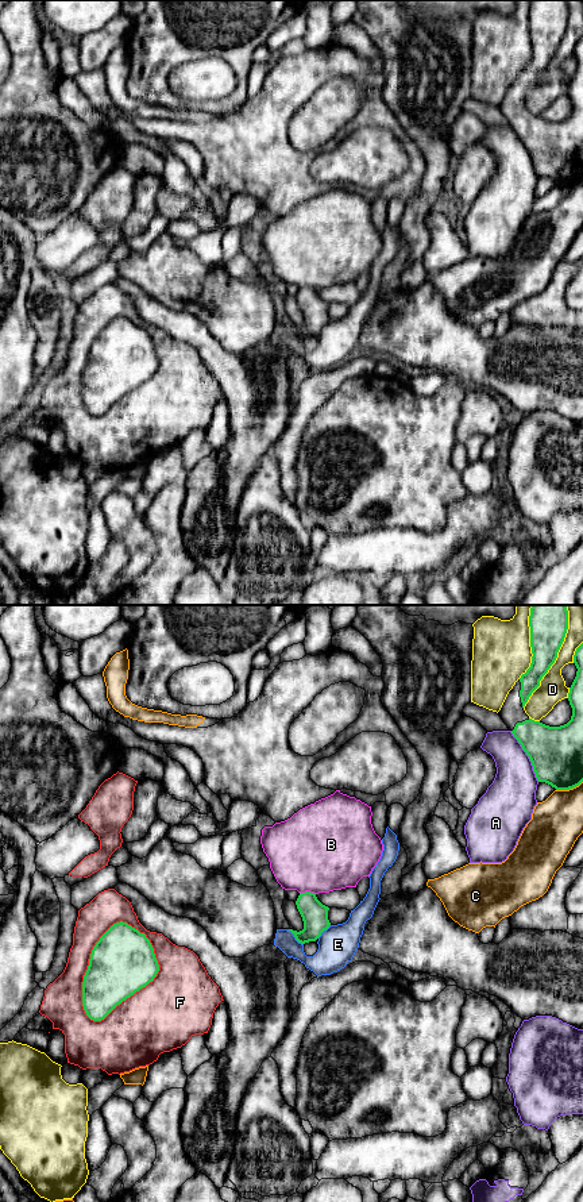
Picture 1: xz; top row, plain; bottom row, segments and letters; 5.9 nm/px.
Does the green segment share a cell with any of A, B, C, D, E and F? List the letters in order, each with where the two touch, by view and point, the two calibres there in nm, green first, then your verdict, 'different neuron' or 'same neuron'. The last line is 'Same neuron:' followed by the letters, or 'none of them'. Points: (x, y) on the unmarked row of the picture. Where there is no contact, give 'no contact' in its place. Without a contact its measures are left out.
A: meets green in xz at (528, 150); 320 nm thick on the green side, 280 nm on the other; different neuron
B: meets green in xz at (308, 286); 160 nm thick on the green side, 500 nm on the other; different neuron
C: meets green in xz at (568, 184); 320 nm thick on the green side, 300 nm on the other; different neuron
D: meets green in xz at (556, 51); 240 nm thick on the green side, 160 nm on the other; different neuron
E: meets green in xz at (294, 331); 160 nm thick on the green side, 200 nm on the other; different neuron
F: meets green in xz at (88, 363); 380 nm thick on the green side, 240 nm on the other; different neuron
Same neuron: none of them

